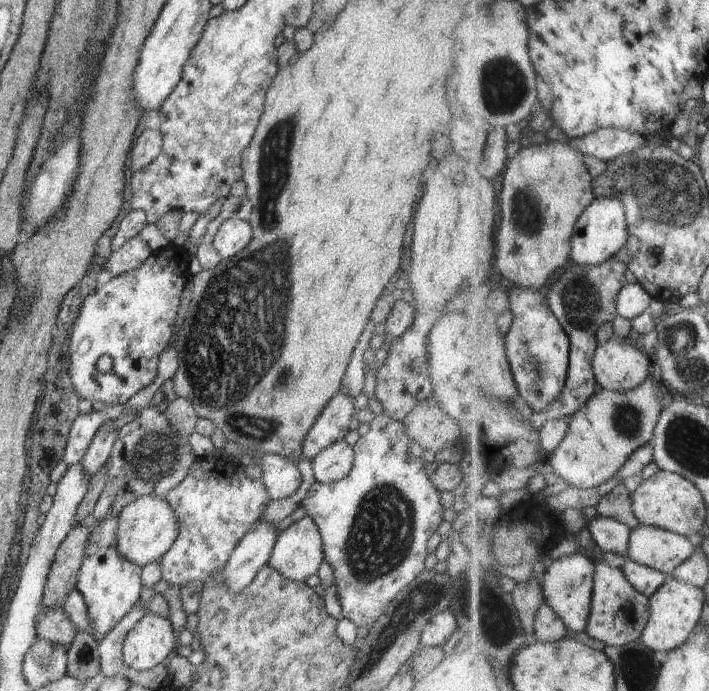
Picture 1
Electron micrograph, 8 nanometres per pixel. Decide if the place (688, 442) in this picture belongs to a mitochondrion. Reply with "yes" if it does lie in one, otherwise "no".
yes

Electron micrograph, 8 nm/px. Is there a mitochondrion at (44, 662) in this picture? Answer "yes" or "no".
yes

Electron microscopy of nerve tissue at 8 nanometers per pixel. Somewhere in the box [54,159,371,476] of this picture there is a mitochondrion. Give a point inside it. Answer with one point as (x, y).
(110, 331)

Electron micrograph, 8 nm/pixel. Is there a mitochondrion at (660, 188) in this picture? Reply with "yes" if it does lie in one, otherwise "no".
yes

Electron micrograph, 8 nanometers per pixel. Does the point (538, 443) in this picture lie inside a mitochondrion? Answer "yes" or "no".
no

